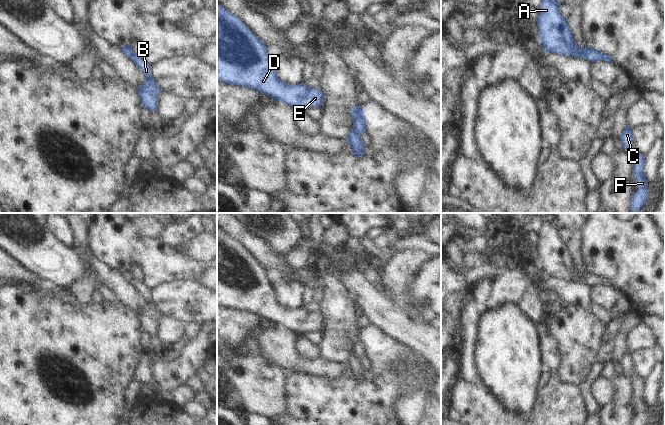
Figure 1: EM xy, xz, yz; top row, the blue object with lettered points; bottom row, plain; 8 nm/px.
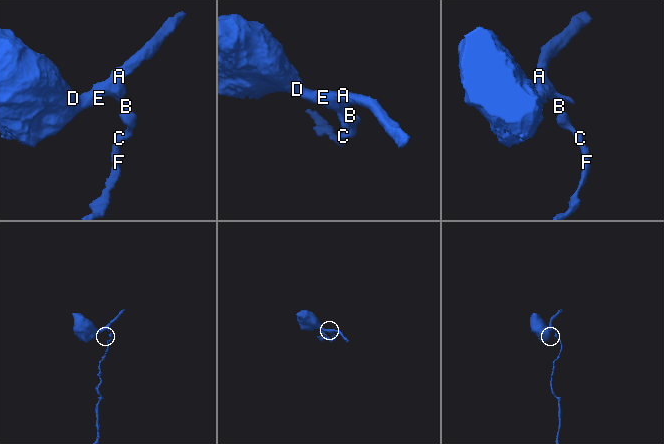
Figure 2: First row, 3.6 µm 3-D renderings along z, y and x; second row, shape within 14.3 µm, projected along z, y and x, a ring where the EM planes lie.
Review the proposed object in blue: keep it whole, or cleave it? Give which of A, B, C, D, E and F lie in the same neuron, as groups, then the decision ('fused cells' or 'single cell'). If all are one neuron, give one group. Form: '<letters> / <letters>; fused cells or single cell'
A D E / B C F; fused cells

